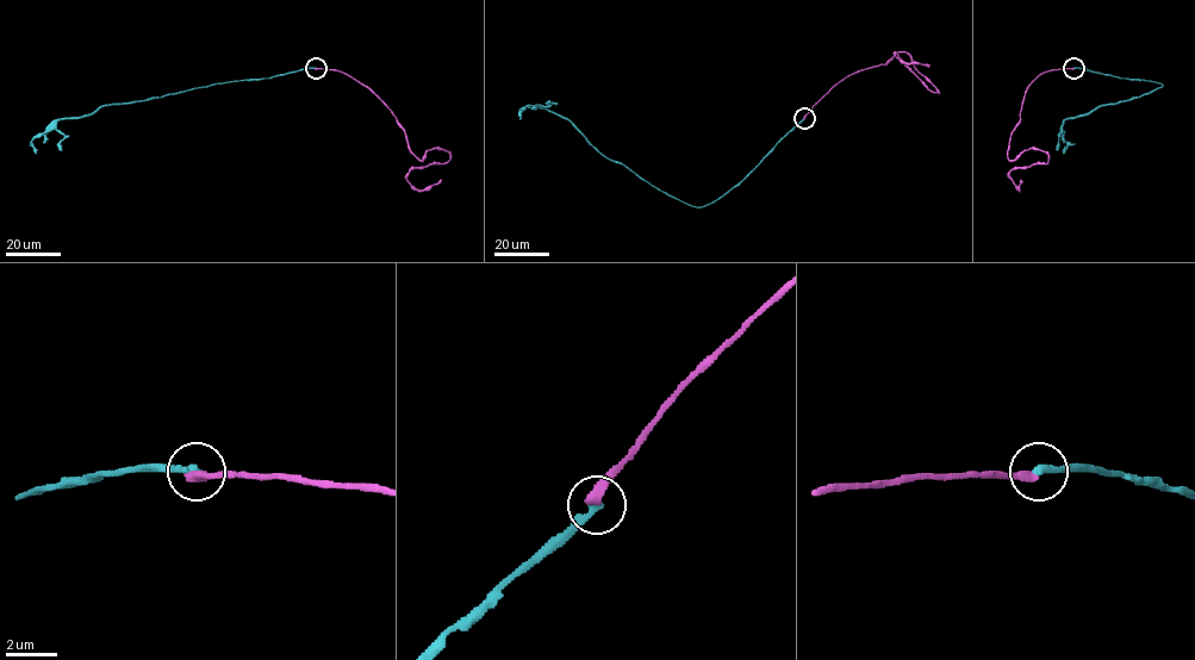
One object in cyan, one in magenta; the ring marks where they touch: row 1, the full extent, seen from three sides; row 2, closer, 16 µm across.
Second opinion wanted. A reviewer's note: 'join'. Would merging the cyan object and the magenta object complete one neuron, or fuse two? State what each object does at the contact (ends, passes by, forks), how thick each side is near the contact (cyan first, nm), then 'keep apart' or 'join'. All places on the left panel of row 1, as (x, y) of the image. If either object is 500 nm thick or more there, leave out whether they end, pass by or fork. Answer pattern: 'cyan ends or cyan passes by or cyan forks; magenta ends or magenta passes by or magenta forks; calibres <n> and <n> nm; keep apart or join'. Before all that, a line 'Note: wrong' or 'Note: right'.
Note: wrong
cyan ends; magenta ends; calibres 320 and 420 nm; keep apart

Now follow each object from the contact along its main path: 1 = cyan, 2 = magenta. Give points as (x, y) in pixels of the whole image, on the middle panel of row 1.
1: (804, 118), (739, 184), (696, 207), (601, 155), (567, 119), (539, 105), (521, 111), (524, 107)
2: (804, 118), (846, 78), (884, 64), (896, 53), (907, 53), (939, 93), (895, 54), (908, 63), (929, 66)

